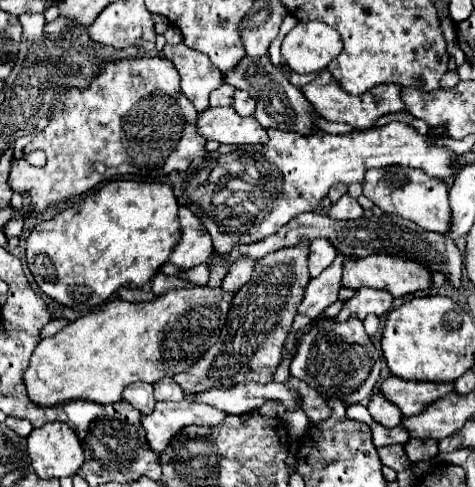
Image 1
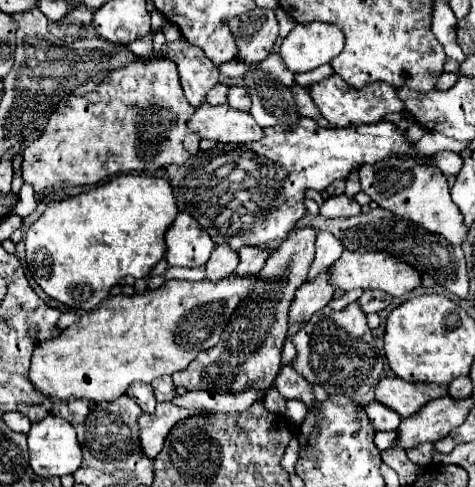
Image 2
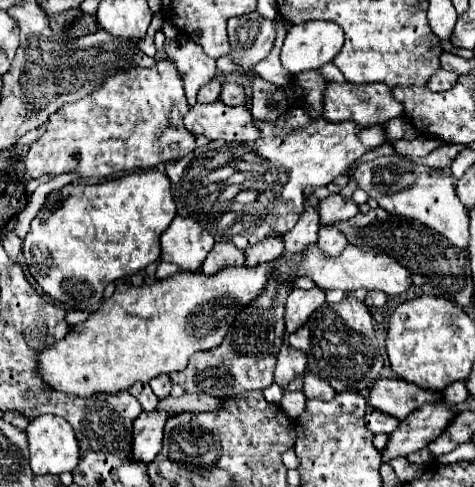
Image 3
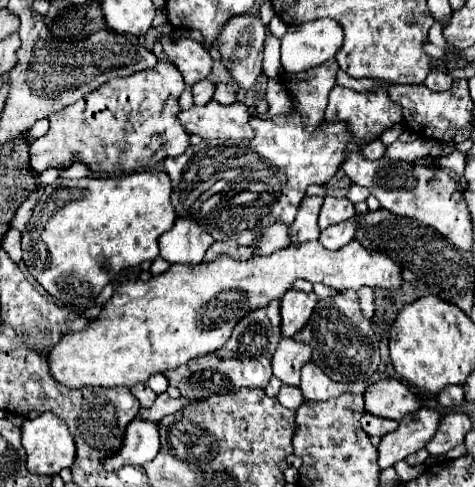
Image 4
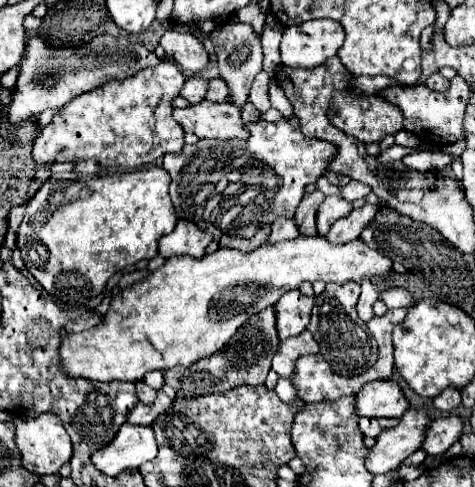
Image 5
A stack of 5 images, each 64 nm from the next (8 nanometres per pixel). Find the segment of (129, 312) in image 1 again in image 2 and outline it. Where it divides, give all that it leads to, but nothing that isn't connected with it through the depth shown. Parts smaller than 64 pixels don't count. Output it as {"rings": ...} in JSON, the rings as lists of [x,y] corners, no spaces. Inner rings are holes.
{"rings":[[[232,272],[218,282],[166,280],[164,286],[156,290],[136,292],[132,296],[116,294],[104,300],[100,308],[82,316],[76,324],[64,328],[56,340],[40,344],[36,352],[32,354],[30,380],[46,396],[64,398],[64,400],[88,398],[96,402],[102,402],[102,400],[110,402],[122,396],[128,390],[128,386],[136,380],[152,382],[158,376],[180,372],[196,358],[196,352],[208,350],[218,344],[218,338],[224,332],[224,326],[228,324],[230,316],[246,298],[246,294],[256,286],[258,282],[256,276],[258,274],[238,276],[236,272]]]}

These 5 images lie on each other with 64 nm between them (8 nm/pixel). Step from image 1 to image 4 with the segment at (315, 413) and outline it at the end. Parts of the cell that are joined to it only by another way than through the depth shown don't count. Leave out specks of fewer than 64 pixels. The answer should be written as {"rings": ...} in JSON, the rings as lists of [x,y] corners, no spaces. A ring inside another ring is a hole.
{"rings":[[[282,338],[274,358],[272,358],[272,370],[274,376],[280,378],[284,384],[298,386],[300,384],[300,368],[304,362],[308,362],[312,356],[312,346],[306,342],[298,342],[294,338]]]}

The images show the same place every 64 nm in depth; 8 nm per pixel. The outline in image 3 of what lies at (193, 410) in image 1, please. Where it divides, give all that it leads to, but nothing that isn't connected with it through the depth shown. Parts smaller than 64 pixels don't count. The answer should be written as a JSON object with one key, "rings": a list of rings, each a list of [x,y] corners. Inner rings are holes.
{"rings":[[[142,412],[132,426],[132,452],[134,462],[152,462],[162,448],[166,412]]]}

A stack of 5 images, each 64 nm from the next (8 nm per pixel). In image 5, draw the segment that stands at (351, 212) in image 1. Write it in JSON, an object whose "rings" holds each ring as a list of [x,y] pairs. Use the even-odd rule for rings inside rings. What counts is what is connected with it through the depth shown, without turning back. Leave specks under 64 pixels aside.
{"rings":[[[326,196],[318,208],[318,214],[316,214],[318,234],[324,236],[338,218],[344,218],[350,212],[352,212],[350,202],[346,202],[344,198],[338,198],[338,196]]]}

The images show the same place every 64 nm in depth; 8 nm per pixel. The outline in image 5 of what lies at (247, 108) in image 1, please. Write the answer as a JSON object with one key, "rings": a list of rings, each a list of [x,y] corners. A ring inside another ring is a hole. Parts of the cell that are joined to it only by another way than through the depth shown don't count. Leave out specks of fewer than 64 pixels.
{"rings":[[[220,78],[208,80],[206,100],[210,100],[210,102],[228,102],[228,86],[224,84],[224,80],[220,80]]]}

